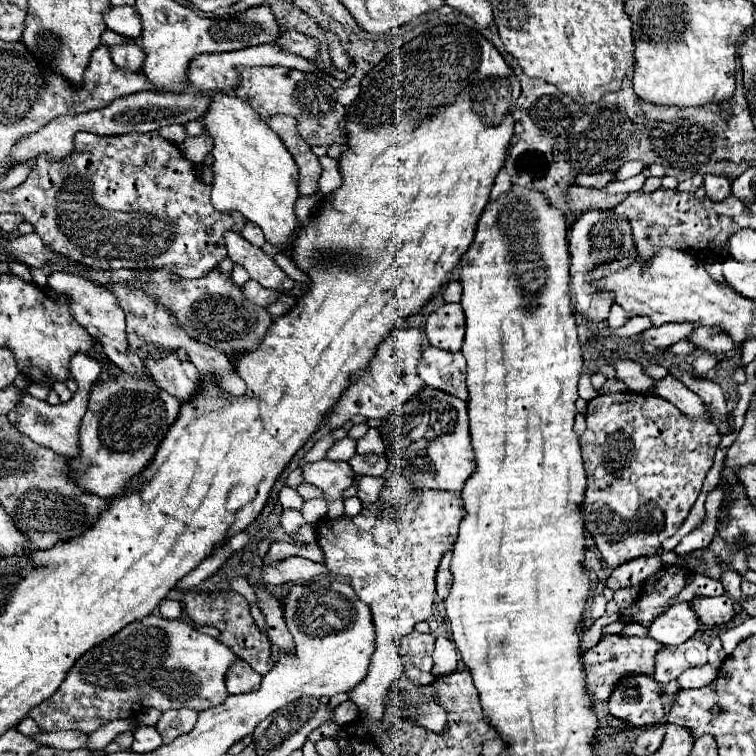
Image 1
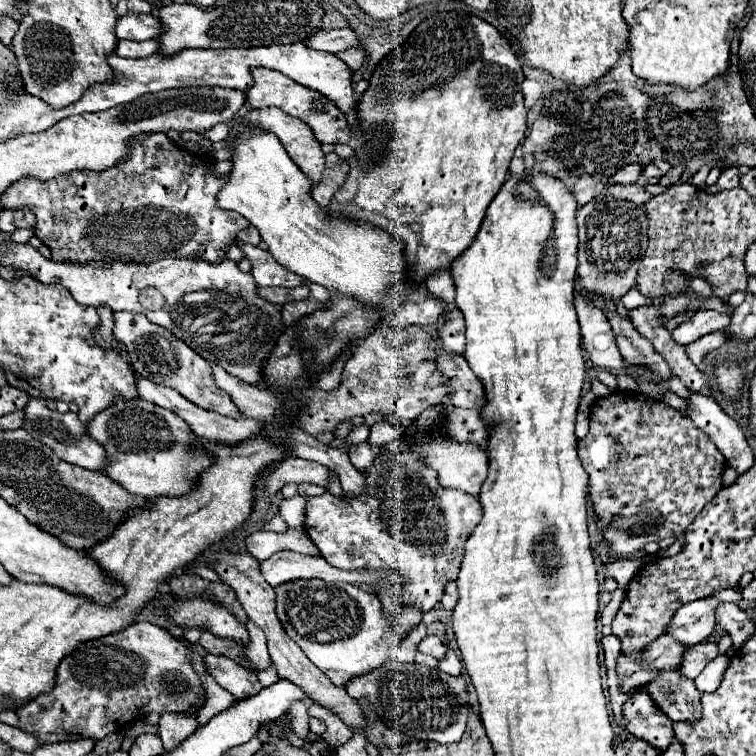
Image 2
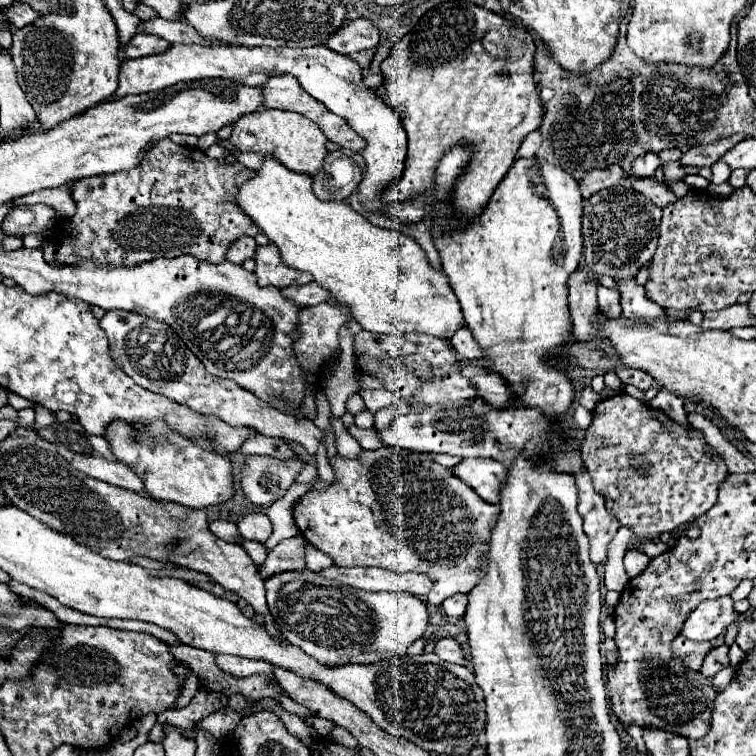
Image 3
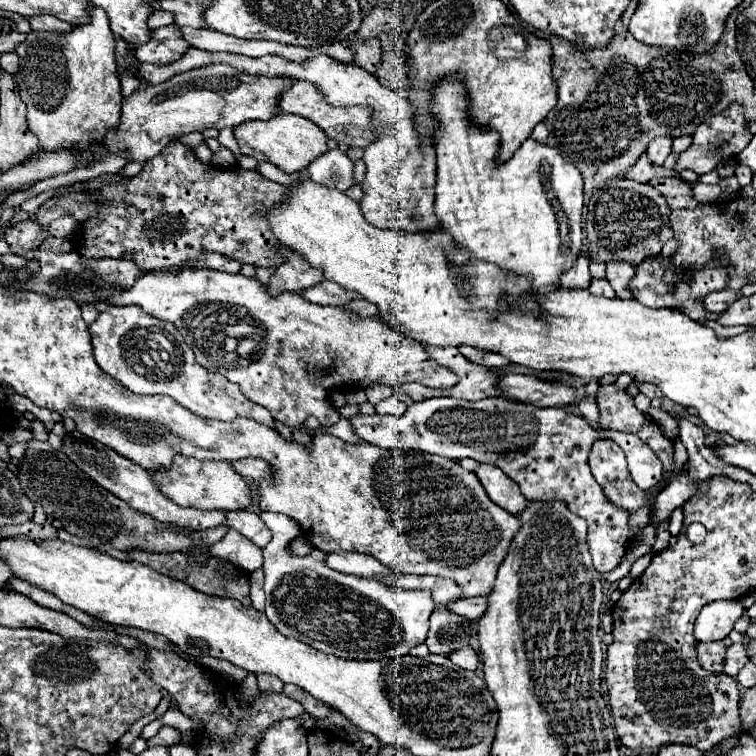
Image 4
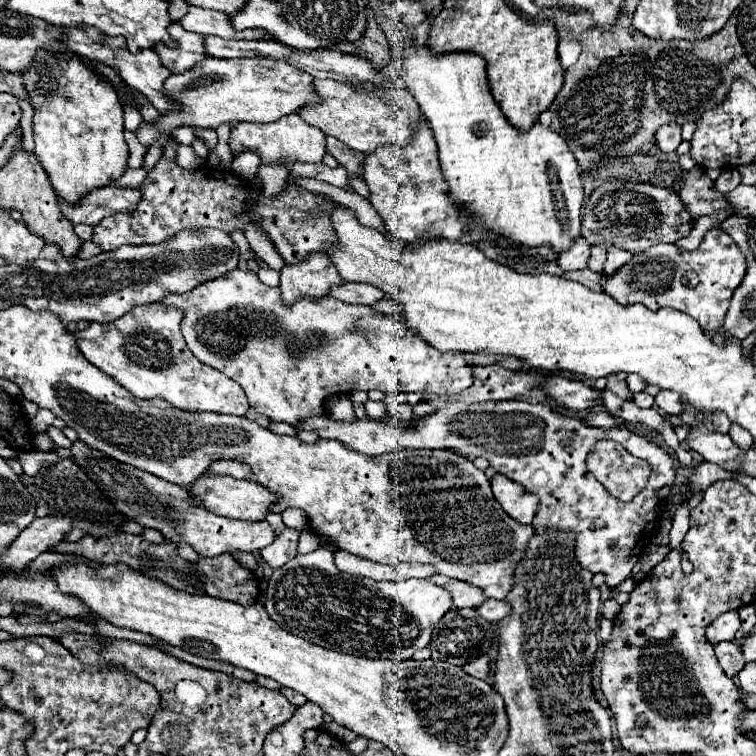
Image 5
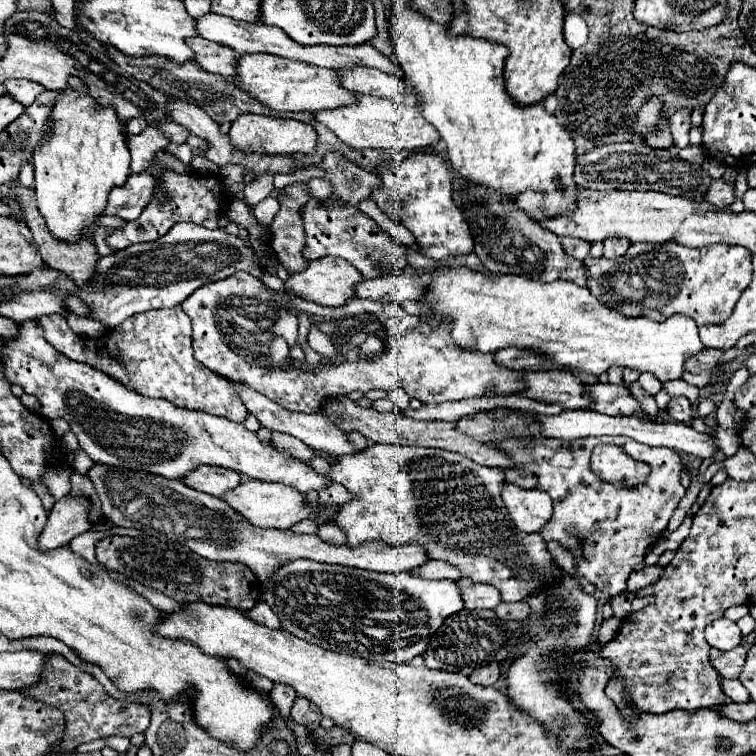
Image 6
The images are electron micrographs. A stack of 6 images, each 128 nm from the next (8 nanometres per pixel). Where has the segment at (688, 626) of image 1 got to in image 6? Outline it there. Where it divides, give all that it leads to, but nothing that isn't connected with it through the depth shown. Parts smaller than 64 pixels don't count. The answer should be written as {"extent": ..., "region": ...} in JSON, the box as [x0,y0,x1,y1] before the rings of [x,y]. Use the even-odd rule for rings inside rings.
{"extent":[706,618,742,650],"region":[[[718,618],[706,628],[706,642],[718,650],[732,650],[742,642],[740,628],[728,618]]]}

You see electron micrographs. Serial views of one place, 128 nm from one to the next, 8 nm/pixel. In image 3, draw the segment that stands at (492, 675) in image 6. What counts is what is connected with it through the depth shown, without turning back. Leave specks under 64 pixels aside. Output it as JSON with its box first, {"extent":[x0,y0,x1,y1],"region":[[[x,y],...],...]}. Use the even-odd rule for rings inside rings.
{"extent":[434,638,464,664],"region":[[[440,638],[434,644],[434,654],[438,654],[442,660],[452,664],[464,664],[464,654],[454,638]]]}

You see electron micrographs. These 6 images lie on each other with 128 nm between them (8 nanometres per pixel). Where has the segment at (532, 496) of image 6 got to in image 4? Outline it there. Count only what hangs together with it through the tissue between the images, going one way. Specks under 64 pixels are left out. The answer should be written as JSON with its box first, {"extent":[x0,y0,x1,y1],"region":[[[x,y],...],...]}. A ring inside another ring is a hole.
{"extent":[474,464,526,514],"region":[[[478,464],[474,474],[482,482],[486,494],[490,496],[490,500],[494,504],[498,504],[500,508],[504,508],[510,514],[518,514],[524,510],[526,498],[522,498],[518,484],[514,480],[510,480],[508,476],[504,476],[504,472],[500,472],[500,468],[496,468],[492,464]]]}

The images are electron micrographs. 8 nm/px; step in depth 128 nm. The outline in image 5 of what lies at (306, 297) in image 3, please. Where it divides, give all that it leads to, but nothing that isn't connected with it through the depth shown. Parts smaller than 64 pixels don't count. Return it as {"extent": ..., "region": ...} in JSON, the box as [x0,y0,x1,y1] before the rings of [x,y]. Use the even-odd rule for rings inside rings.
{"extent":[328,282,384,304],"region":[[[350,282],[332,286],[328,296],[330,294],[332,294],[332,298],[336,298],[340,302],[348,302],[348,304],[374,304],[384,298],[382,290],[374,288],[372,284],[350,284]]]}

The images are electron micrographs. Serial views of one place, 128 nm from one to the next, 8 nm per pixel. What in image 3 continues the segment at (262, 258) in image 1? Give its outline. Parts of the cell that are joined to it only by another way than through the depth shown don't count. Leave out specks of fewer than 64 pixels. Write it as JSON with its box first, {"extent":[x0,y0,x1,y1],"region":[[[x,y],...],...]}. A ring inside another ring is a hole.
{"extent":[254,244,312,288],"region":[[[274,244],[258,246],[254,260],[256,260],[256,276],[258,276],[260,286],[284,288],[284,286],[292,286],[292,284],[312,282],[312,276],[284,266],[280,260],[280,252]]]}

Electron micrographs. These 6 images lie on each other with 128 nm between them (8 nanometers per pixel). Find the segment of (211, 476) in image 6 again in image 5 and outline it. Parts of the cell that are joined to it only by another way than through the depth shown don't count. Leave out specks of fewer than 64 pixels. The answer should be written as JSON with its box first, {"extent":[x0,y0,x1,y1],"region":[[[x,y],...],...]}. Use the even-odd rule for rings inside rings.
{"extent":[208,460,250,478],"region":[[[216,460],[208,468],[212,474],[230,474],[234,478],[250,478],[250,468],[248,464],[240,464],[236,460]]]}

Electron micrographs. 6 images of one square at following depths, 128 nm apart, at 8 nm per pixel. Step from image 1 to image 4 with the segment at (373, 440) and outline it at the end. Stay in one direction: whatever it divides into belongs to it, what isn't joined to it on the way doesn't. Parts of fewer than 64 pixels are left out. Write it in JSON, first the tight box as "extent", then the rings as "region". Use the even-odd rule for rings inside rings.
{"extent":[376,396,406,416],"region":[[[392,396],[392,398],[386,398],[382,402],[376,404],[376,414],[384,416],[384,414],[394,414],[394,416],[402,416],[406,412],[406,404],[398,398],[398,396]]]}

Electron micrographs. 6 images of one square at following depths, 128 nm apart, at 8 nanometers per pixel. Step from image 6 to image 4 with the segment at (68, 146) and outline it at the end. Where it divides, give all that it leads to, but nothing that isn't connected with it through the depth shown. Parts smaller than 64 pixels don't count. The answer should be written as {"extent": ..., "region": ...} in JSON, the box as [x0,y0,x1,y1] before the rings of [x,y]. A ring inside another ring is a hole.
{"extent":[16,6,122,150],"region":[[[88,6],[88,14],[90,22],[74,26],[72,32],[30,32],[28,40],[16,46],[16,54],[20,56],[20,68],[16,72],[18,94],[28,106],[28,126],[46,150],[86,146],[88,140],[100,140],[108,128],[116,128],[120,120],[122,94],[114,56],[116,40],[102,8]]]}

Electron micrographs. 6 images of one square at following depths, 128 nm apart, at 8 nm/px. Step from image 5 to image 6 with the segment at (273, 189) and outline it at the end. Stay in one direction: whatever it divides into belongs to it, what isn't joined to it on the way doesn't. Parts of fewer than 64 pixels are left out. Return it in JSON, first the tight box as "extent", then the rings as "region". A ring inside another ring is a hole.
{"extent":[254,196,280,226],"region":[[[268,196],[258,206],[254,206],[254,214],[256,214],[256,218],[264,226],[270,226],[270,222],[274,220],[274,216],[276,216],[278,210],[280,210],[280,204],[278,204],[278,198],[276,196]]]}

